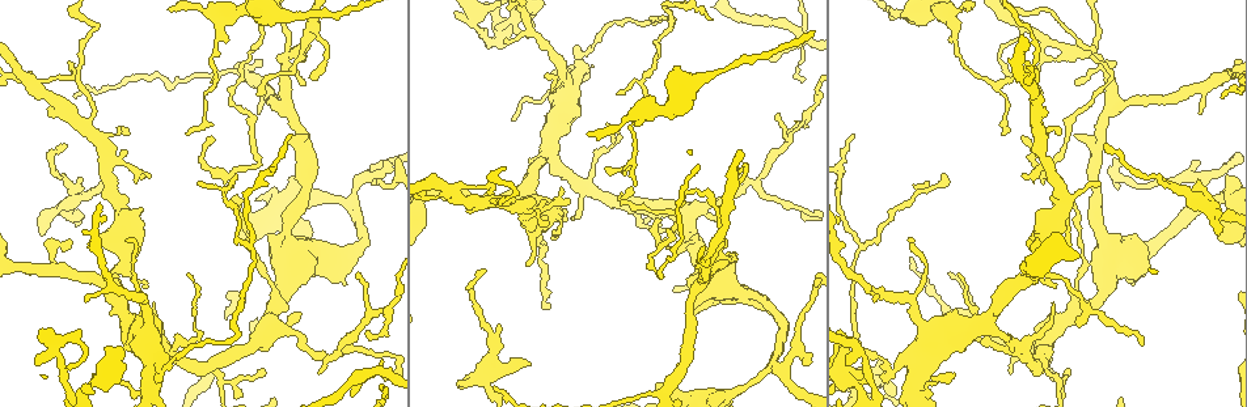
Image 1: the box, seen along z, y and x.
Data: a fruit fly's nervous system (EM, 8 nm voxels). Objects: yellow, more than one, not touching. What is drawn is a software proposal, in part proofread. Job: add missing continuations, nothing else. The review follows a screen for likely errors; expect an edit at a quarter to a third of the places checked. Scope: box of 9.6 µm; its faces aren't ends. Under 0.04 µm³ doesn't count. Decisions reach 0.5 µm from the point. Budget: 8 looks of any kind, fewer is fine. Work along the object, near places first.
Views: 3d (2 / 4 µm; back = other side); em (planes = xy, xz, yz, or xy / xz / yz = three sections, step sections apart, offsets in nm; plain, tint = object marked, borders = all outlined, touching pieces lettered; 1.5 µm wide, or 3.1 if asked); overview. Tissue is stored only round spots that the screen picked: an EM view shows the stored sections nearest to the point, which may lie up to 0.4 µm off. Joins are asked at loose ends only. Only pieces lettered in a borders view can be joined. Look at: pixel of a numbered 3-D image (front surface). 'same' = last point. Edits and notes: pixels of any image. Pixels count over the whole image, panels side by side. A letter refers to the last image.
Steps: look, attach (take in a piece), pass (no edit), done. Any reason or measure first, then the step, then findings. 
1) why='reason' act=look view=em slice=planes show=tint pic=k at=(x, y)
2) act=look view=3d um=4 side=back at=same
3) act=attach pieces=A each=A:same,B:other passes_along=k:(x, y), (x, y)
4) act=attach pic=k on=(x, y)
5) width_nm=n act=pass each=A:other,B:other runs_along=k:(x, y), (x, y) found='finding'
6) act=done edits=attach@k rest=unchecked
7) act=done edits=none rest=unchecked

why='branch stops here' act=look view=em slice=yz step=4 show=borders pic=1 at=(42, 235)

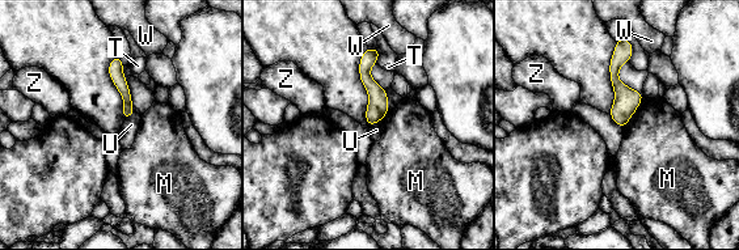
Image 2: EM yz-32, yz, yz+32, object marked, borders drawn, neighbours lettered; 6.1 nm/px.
longest_contact=M:220nm act=pass each=M:other,T:other,U:other,W:other,Z:other runs_along=2:(626, 46), (615, 64), (621, 123) found='none of them fits'

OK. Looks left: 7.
why='branch stops here' act=look view=3d um=2 pic=1 at=(1106, 147)

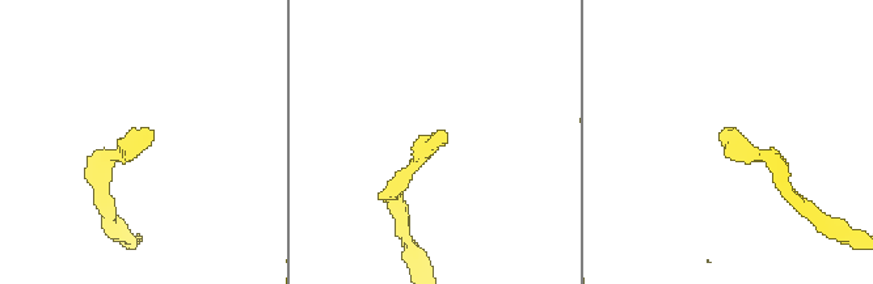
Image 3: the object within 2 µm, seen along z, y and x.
act=look view=em slice=planes show=borders pic=3 at=(721, 134)

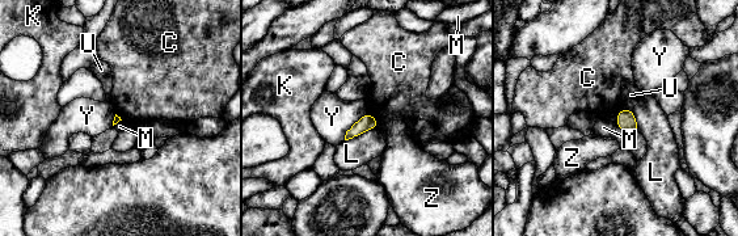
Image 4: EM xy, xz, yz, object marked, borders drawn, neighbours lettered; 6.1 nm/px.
act=pass each=C:other,K:other,L:other,M:other,U:other,Y:other,Z:other border=4:(367, 112), (346, 131), (344, 139) found='no lettered piece goes on from it'

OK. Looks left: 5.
why='free end' act=look view=3d um=2 pic=1 at=(636, 183)

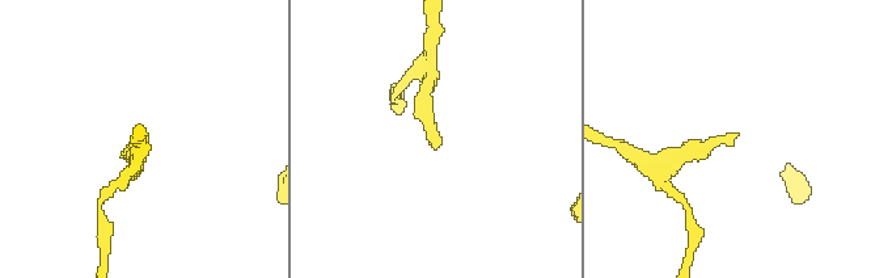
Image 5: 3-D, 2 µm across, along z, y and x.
act=look view=em slice=xz step=4 show=tint pic=5 at=(735, 137)

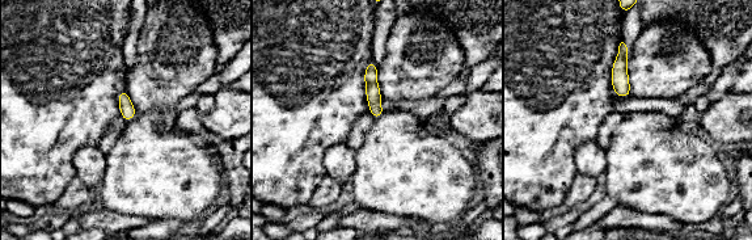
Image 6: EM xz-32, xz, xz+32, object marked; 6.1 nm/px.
act=look view=em slice=planes show=borders at=same

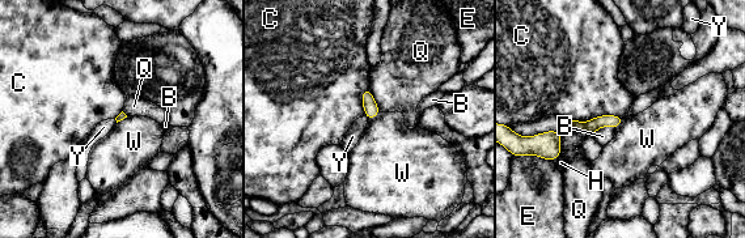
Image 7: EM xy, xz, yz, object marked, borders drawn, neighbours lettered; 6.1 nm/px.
act=pass each=B:other,C:other,E:other,H:other,Q:other,W:other,Y:other runs_along=7:(618, 119), (571, 124) found='none of them fits'

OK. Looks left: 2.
act=done edits=none rest=unchecked

